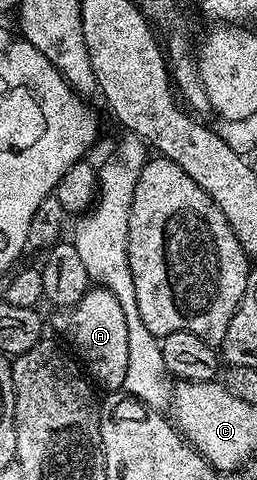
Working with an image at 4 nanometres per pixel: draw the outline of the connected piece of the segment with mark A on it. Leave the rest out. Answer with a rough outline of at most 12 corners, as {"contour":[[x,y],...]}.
{"contour":[[92,287],[64,333],[87,376],[123,390],[130,350],[122,303]]}

